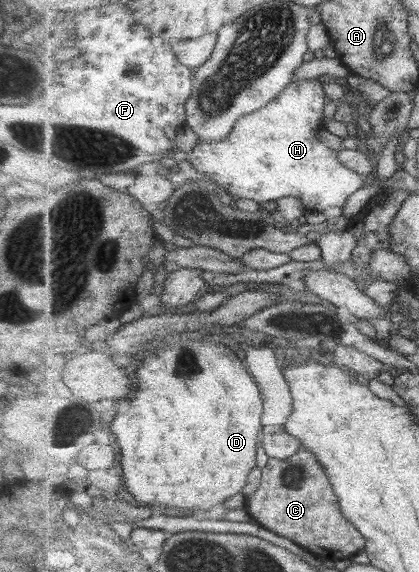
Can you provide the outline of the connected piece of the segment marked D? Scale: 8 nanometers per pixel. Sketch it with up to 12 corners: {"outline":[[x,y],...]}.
{"outline":[[185,337],[139,359],[110,424],[143,506],[246,488],[264,425],[241,359]]}

